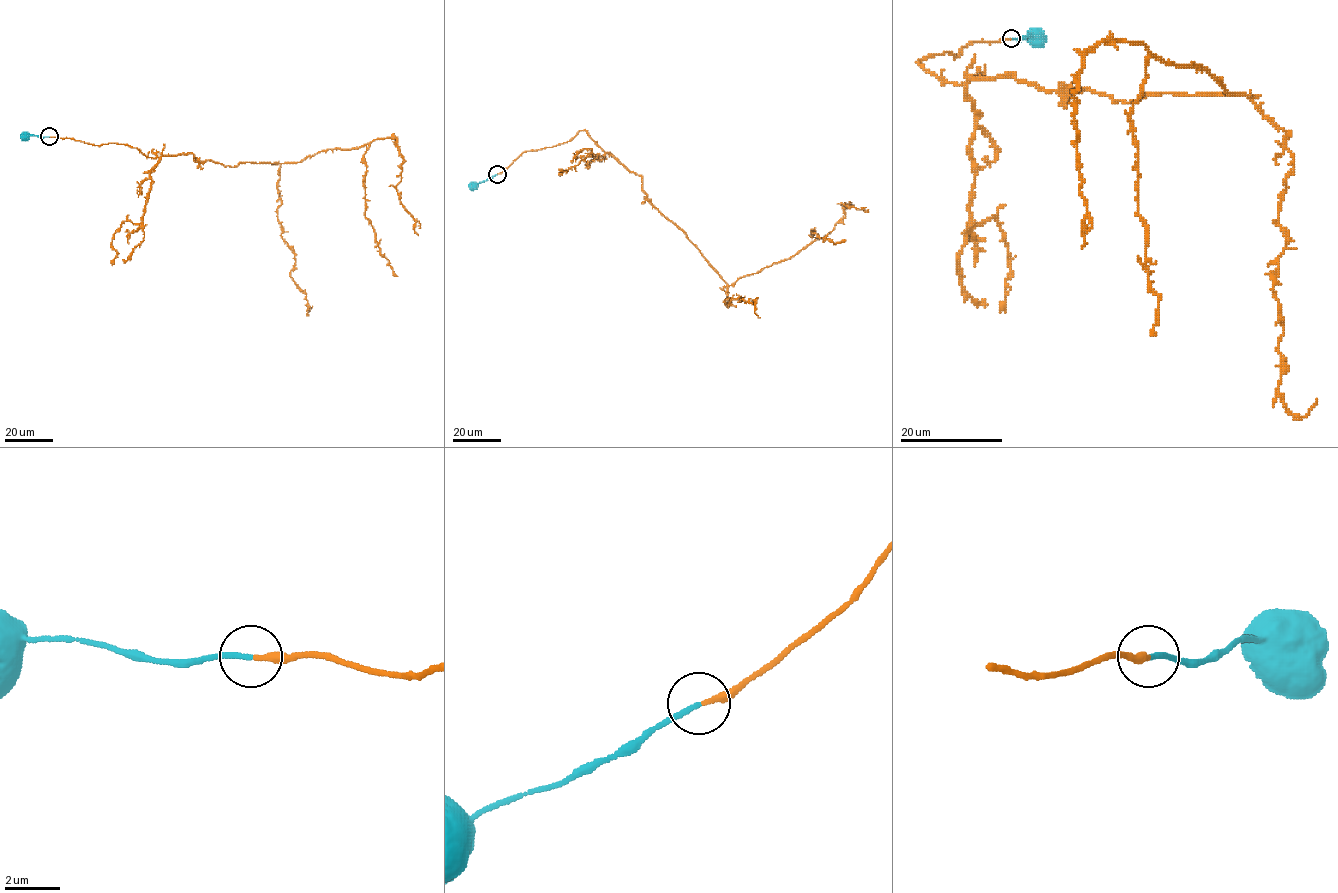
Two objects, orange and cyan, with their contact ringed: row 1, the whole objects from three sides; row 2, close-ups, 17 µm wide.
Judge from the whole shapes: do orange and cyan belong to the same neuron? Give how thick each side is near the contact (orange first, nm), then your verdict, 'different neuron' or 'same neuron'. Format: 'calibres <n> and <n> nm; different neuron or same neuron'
calibres 240 and 200 nm; same neuron

